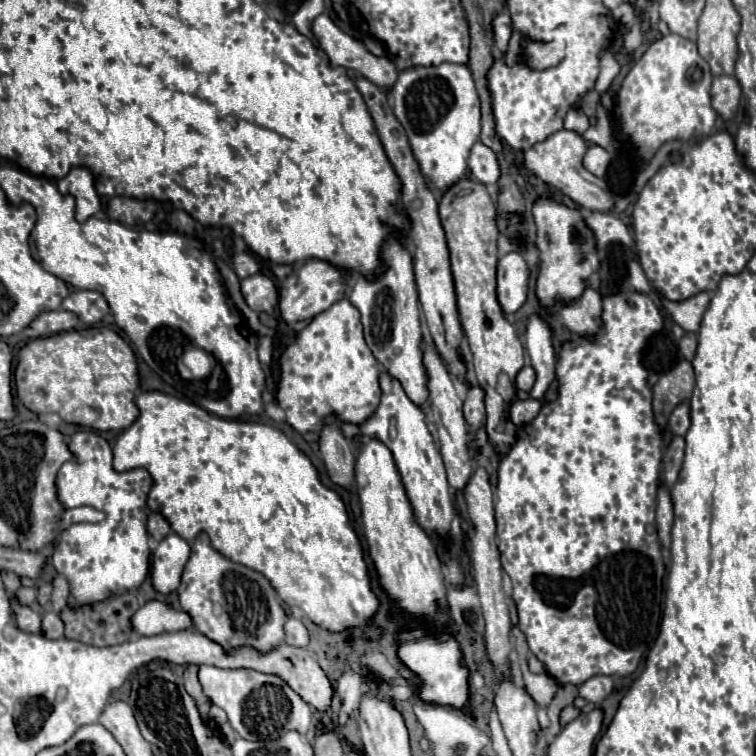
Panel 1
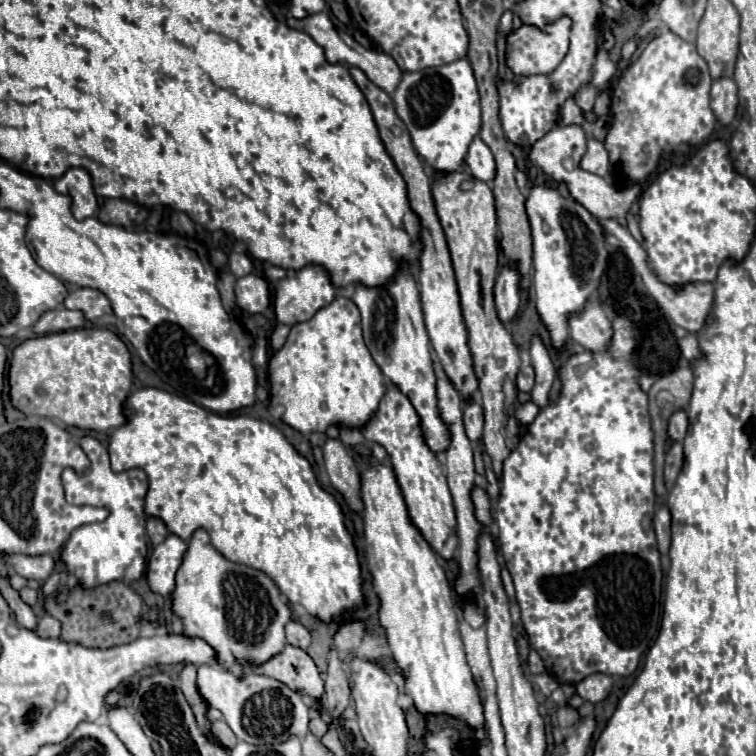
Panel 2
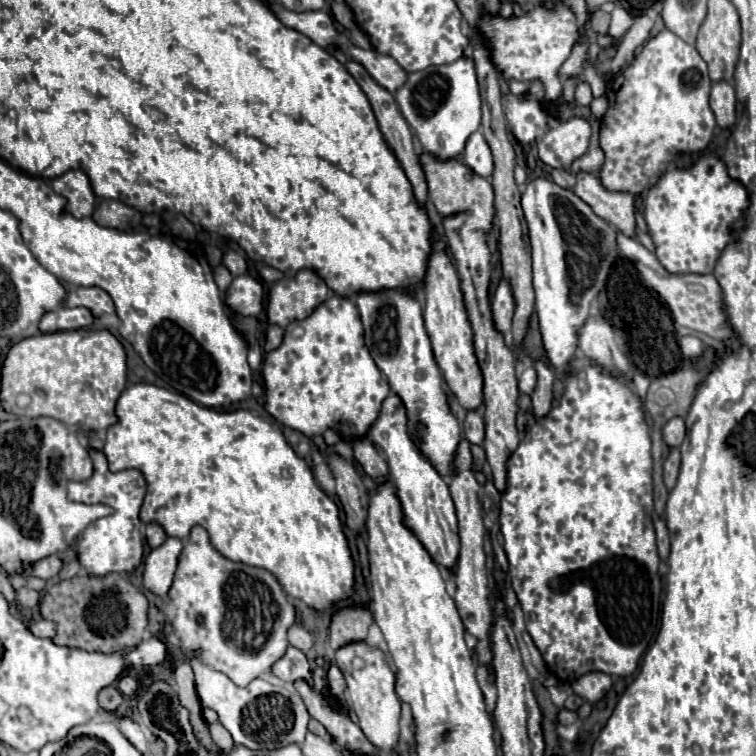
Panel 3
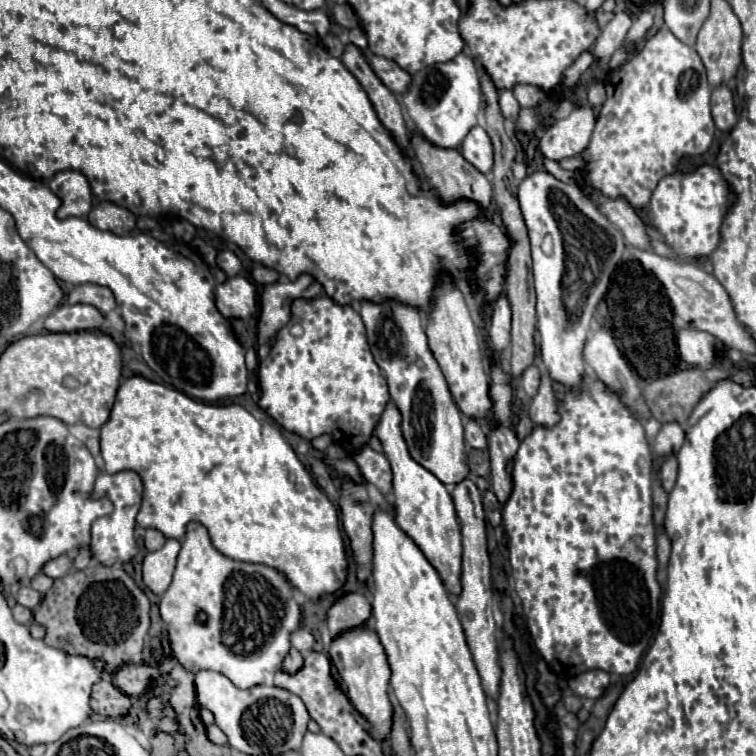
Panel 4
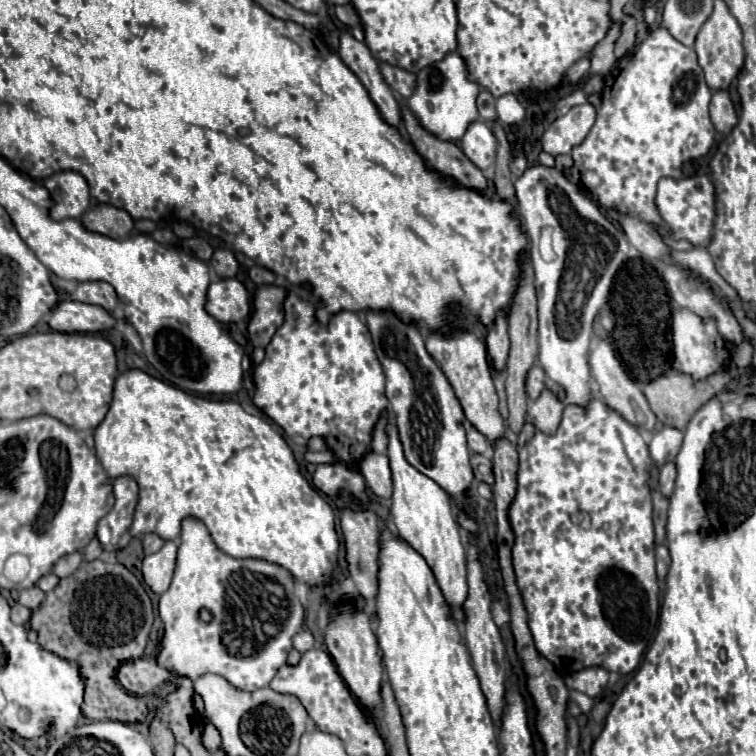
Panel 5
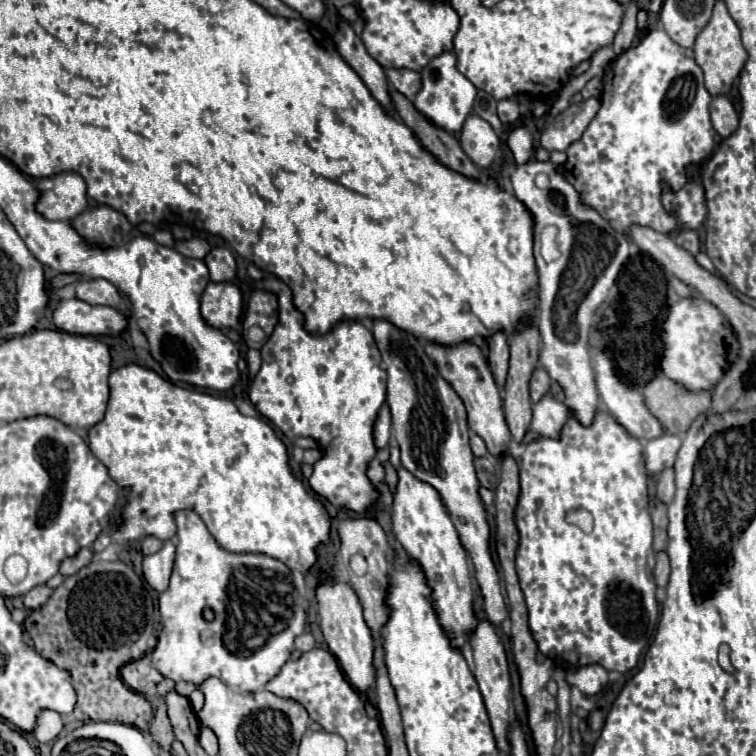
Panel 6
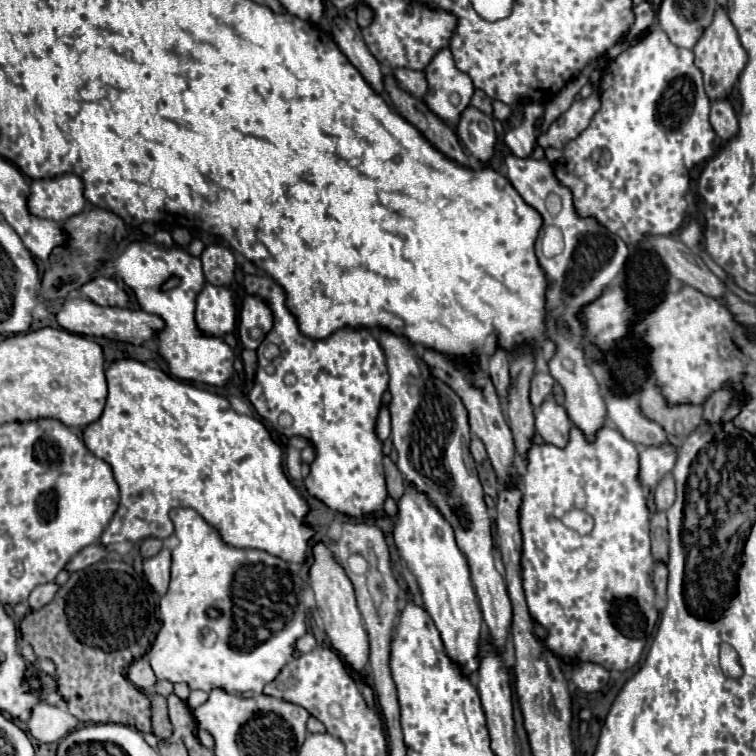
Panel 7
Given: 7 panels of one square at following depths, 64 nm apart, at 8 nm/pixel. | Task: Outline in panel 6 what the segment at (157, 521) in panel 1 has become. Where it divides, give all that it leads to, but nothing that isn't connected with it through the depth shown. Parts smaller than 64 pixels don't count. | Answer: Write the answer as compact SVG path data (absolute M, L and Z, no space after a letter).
M146 536L146 538L142 540L142 554L144 554L144 556L150 556L150 554L158 552L160 548L162 548L162 540L158 540L158 538L154 538L154 536Z

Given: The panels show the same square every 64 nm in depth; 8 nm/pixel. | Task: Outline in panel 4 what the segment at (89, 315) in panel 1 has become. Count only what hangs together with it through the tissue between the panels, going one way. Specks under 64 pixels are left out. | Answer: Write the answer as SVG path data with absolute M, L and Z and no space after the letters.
M80 284L80 286L76 286L68 294L66 300L70 304L90 304L90 306L96 306L102 314L108 314L110 310L116 308L112 290L106 288L106 286L98 286L98 284Z

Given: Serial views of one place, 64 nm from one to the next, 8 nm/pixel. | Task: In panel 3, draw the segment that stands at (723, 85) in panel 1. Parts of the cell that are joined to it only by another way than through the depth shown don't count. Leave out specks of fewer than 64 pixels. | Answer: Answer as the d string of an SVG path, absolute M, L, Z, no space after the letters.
M720 80L712 84L712 94L710 94L710 108L716 116L716 122L720 128L728 128L736 120L736 96L734 88Z

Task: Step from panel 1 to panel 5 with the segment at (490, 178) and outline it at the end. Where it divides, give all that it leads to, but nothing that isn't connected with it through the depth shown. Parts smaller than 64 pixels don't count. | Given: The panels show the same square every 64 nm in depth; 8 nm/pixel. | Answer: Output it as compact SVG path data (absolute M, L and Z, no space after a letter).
M476 120L468 126L466 134L460 138L460 148L480 170L486 170L496 160L498 142L490 126Z

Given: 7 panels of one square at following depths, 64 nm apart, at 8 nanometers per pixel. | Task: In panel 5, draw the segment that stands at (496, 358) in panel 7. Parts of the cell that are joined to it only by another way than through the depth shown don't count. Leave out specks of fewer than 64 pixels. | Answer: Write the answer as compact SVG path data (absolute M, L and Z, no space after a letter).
M500 312L496 316L496 322L492 326L492 330L486 336L486 350L488 356L492 358L492 366L494 370L502 372L508 360L508 350L510 350L510 340L508 340L508 322L506 322L506 314Z

